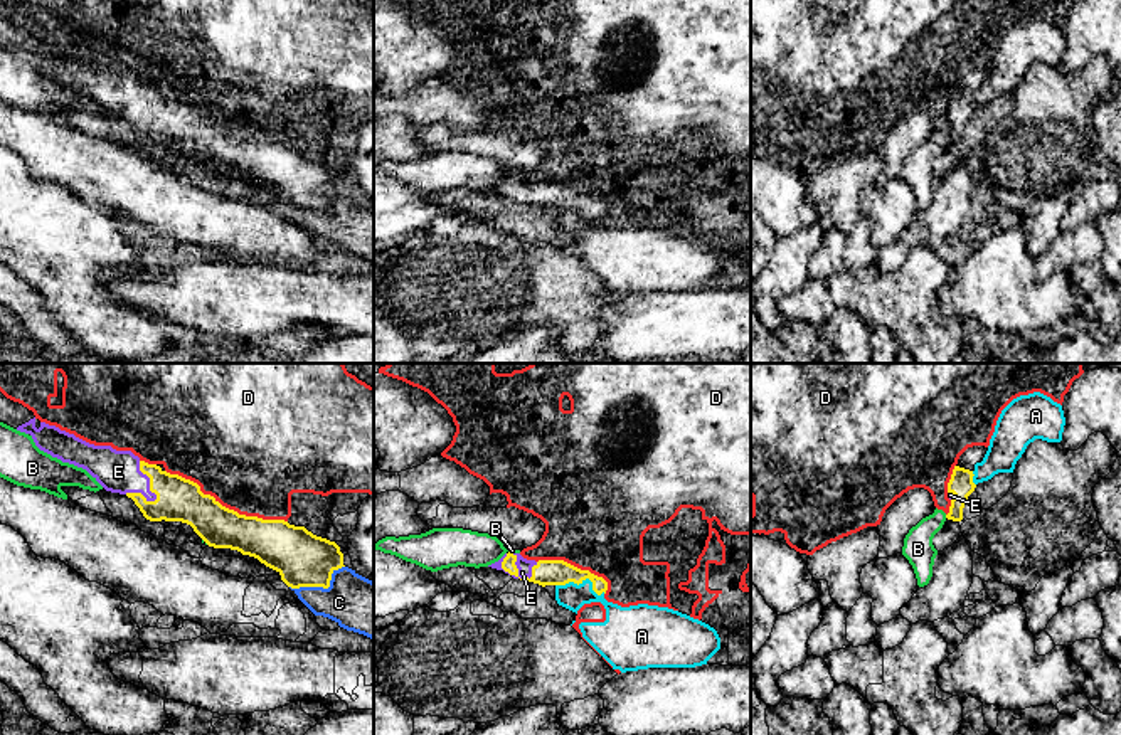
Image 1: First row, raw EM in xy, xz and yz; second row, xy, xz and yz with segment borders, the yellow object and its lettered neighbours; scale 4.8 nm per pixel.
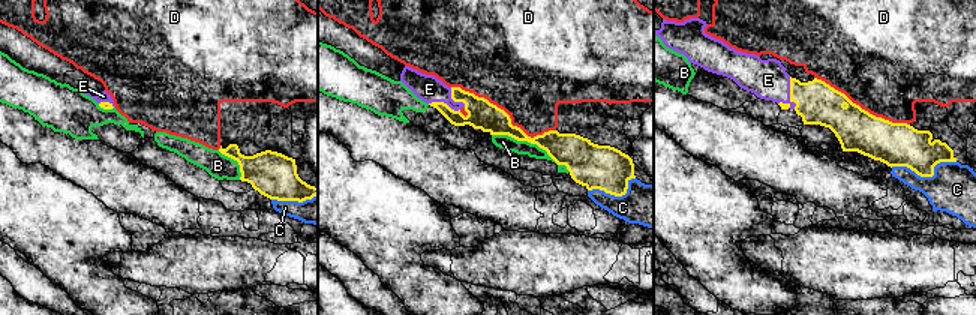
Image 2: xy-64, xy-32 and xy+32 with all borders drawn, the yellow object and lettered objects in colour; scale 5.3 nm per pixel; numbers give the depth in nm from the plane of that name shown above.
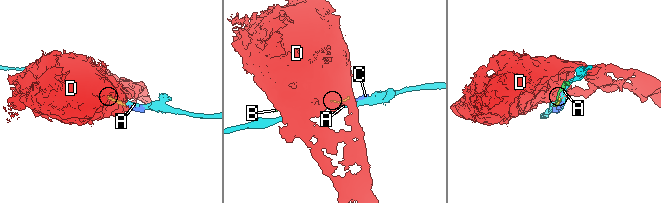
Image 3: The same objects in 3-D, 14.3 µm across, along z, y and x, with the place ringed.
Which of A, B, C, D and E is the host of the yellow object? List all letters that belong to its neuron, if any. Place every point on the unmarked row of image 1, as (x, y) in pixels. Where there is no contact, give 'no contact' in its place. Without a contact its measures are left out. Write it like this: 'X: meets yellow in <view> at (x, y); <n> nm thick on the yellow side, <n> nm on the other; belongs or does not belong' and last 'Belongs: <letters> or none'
A: meets yellow in xz at (581, 206); 130 nm thick on the yellow side, 130 nm on the other; does not belong
B: meets yellow in xy at (206, 165); 200 nm thick on the yellow side, 20 nm on the other; does not belong
C: meets yellow in xy at (320, 209); 260 nm thick on the yellow side, 260 nm on the other; does not belong
D: meets yellow in xy at (224, 130); 200 nm thick on the yellow side, 480 nm on the other; does not belong
E: meets yellow in xz at (524, 200); 130 nm thick on the yellow side, 70 nm on the other; belongs
Belongs: E

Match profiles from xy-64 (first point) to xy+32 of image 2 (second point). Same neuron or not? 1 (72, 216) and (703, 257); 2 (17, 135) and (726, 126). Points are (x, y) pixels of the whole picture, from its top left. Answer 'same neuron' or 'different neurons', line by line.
1: same neuron
2: same neuron

